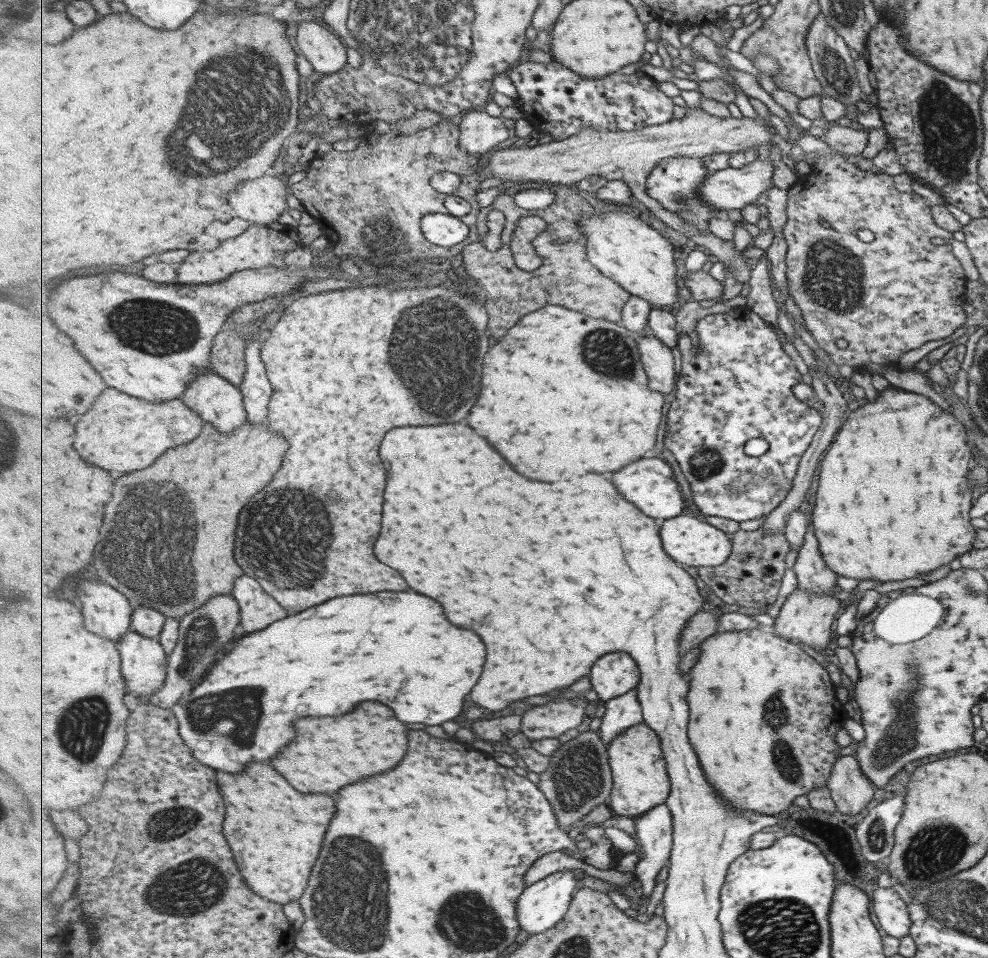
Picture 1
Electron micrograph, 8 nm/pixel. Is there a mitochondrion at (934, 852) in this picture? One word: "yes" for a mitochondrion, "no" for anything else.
yes

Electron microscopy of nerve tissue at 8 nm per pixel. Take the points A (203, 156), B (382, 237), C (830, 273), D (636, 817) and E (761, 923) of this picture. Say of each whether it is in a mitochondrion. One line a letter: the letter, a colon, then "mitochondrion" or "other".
A: mitochondrion
B: mitochondrion
C: mitochondrion
D: other
E: mitochondrion

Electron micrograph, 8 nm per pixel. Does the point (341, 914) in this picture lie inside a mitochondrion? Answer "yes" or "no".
yes

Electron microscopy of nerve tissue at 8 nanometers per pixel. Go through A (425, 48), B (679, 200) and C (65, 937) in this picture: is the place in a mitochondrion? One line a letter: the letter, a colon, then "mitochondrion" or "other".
A: mitochondrion
B: mitochondrion
C: other

